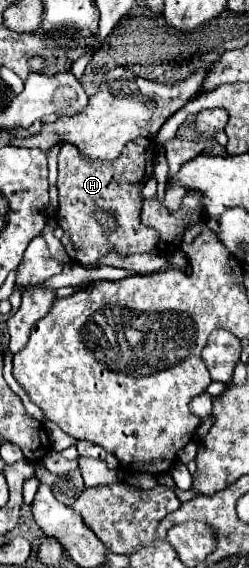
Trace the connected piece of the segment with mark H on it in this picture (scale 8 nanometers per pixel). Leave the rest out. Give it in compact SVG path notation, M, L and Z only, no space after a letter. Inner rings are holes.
M148 138L132 140L124 146L124 152L112 160L92 160L76 152L74 146L66 144L58 154L58 196L60 206L56 212L56 222L64 230L62 244L70 260L82 268L96 268L108 252L120 256L154 252L158 248L158 232L154 228L144 228L140 220L142 208L142 188L154 172L156 144ZM92 210L110 210L116 216L118 230L104 232L94 220Z

